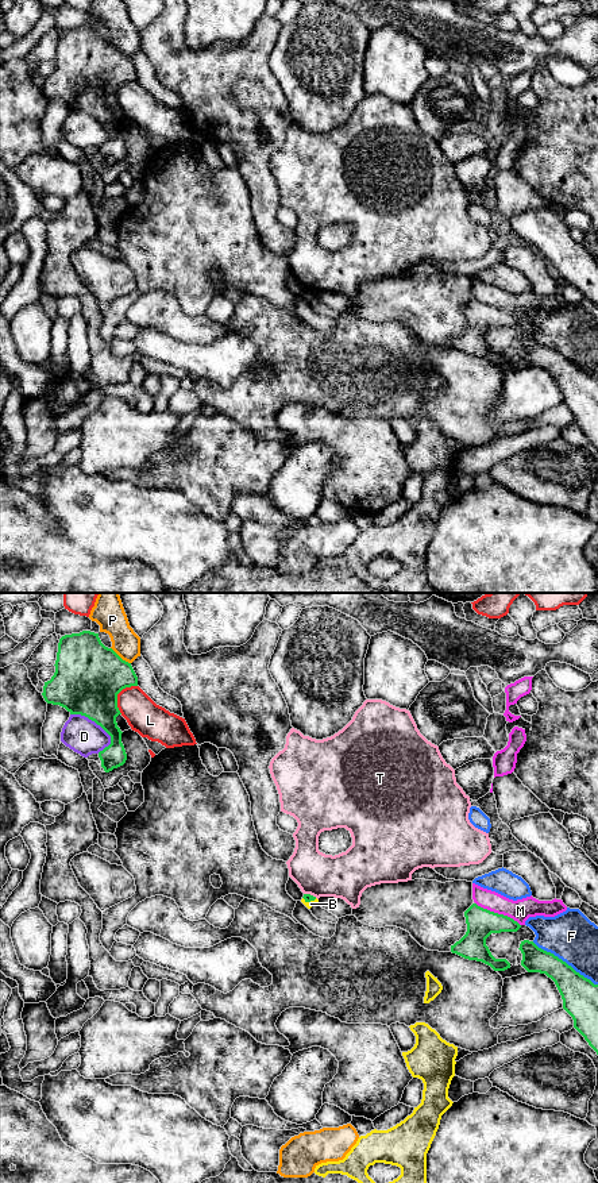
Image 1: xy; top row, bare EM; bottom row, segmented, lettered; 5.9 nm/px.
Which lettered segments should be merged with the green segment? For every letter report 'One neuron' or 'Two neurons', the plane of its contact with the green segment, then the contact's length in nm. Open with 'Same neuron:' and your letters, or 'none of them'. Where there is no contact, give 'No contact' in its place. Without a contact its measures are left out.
Same neuron: none of them
B: Two neurons. Touches green in xy. Shared border 90 nm
D: Two neurons. Touches green in xy. Shared border 300 nm
F: Two neurons. Touches green in xy. Shared border 460 nm
L: Two neurons. Touches green in xy. Shared border 200 nm
M: Two neurons. Touches green in xy. Shared border 300 nm
P: Two neurons. Touches green in xy. Shared border 160 nm
T: Two neurons. Touches green in xy. Shared border 80 nm

